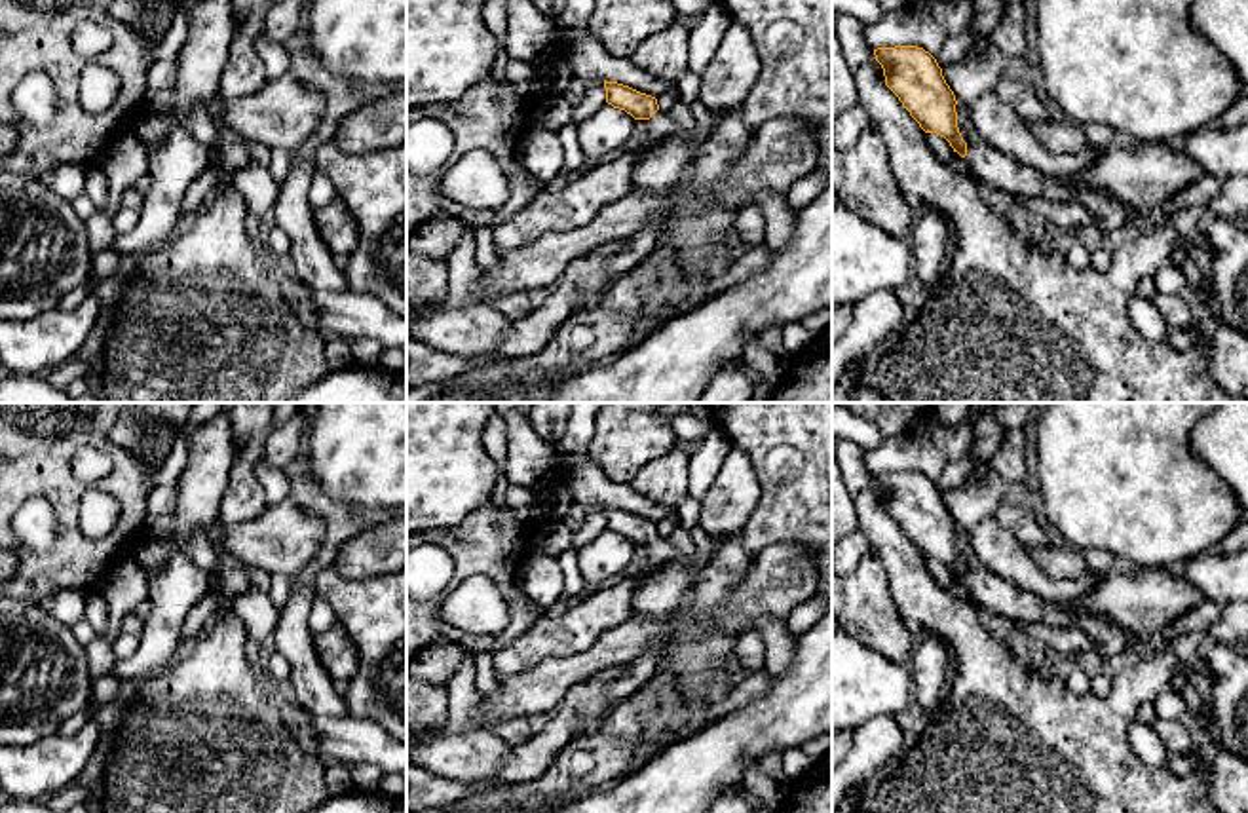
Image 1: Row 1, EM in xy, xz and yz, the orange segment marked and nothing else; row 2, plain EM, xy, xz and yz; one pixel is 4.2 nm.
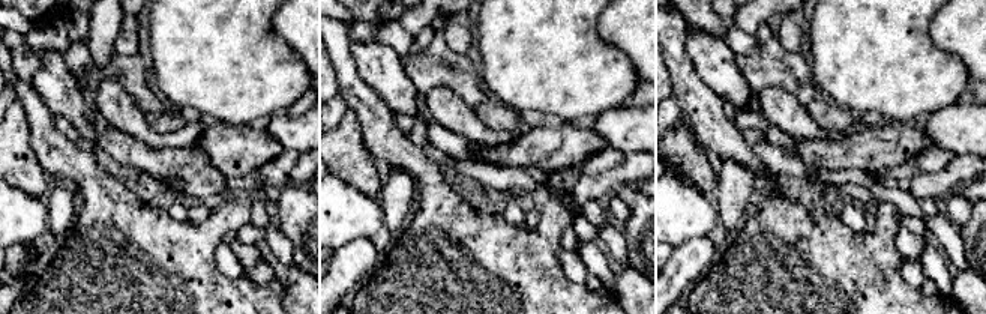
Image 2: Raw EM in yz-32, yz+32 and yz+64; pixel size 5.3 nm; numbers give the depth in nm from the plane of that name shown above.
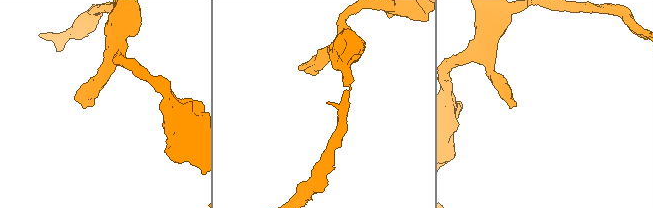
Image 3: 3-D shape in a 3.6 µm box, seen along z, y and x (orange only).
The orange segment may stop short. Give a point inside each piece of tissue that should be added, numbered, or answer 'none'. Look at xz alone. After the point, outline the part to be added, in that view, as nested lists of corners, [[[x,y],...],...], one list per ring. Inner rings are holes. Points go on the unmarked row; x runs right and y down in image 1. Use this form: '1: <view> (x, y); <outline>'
1: xz (576, 631); [[[661,534],[648,549],[648,562],[638,576],[606,585],[598,593],[576,602],[560,617],[539,614],[509,646],[492,650],[496,680],[511,678],[549,657],[583,653],[606,631],[631,621],[638,579],[663,568],[680,555],[672,541]]]

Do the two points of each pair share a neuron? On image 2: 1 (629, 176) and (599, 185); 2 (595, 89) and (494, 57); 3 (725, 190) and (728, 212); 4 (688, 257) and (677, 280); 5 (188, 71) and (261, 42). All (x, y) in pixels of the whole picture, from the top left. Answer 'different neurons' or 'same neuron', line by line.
1: same neuron
2: same neuron
3: same neuron
4: same neuron
5: same neuron

